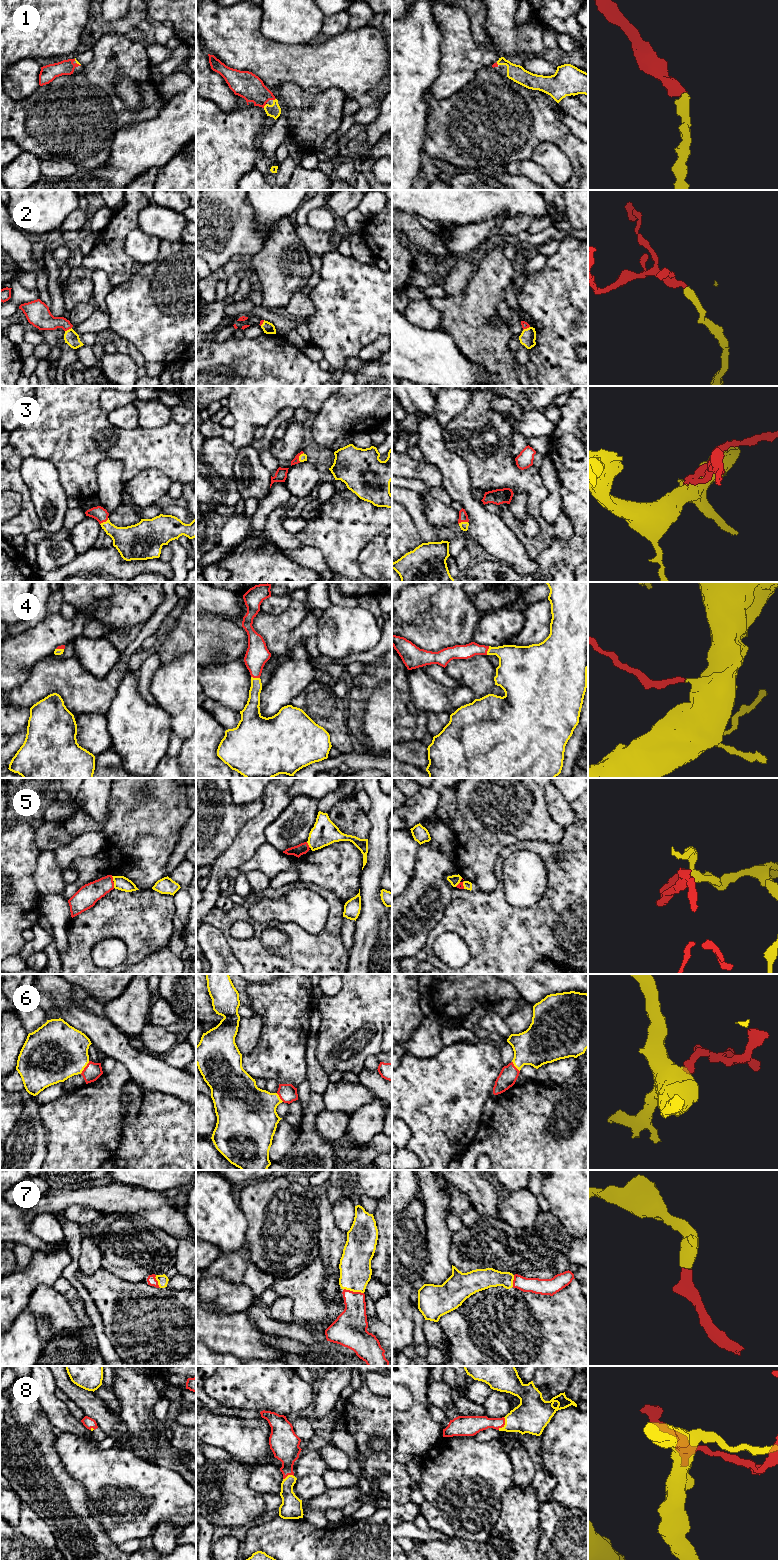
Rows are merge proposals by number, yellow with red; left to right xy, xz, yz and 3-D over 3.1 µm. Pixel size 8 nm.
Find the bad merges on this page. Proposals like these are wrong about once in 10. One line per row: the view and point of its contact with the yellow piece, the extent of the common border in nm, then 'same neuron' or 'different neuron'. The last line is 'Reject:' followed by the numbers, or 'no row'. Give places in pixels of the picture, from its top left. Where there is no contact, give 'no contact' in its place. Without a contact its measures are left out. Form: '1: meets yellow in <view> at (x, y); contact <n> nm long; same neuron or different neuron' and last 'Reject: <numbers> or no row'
1: meets yellow in xz at (264, 106); contact 40 nm long; same neuron
2: meets yellow in xy at (69, 329); contact 70 nm long; same neuron
3: meets yellow in xy at (104, 522); contact 90 nm long; same neuron
4: meets yellow in xz at (255, 678); contact 70 nm long; same neuron
5: meets yellow in xy at (114, 885); contact 50 nm long; different neuron
6: meets yellow in xy at (85, 1066); contact 130 nm long; same neuron
7: meets yellow in xz at (353, 1291); contact 170 nm long; same neuron
8: meets yellow in yz at (505, 1424); contact 120 nm long; same neuron
Reject: 5

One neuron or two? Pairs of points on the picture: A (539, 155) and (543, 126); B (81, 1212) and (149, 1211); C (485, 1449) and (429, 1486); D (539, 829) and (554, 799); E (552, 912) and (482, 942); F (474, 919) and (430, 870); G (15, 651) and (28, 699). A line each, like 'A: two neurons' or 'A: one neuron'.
A: two neurons
B: two neurons
C: one neuron
D: two neurons
E: one neuron
F: two neurons
G: two neurons

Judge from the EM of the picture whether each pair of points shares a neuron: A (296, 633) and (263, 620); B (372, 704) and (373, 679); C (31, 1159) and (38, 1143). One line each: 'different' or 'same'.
A: different
B: different
C: same

